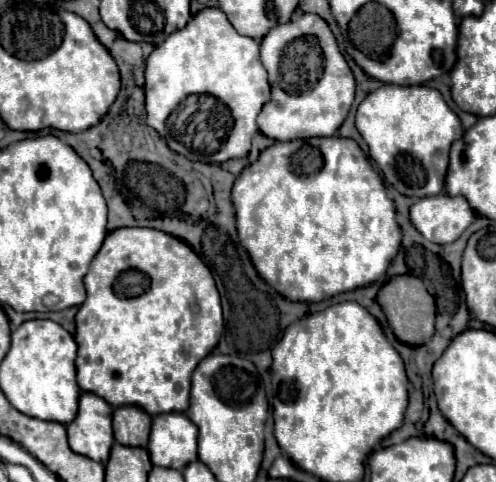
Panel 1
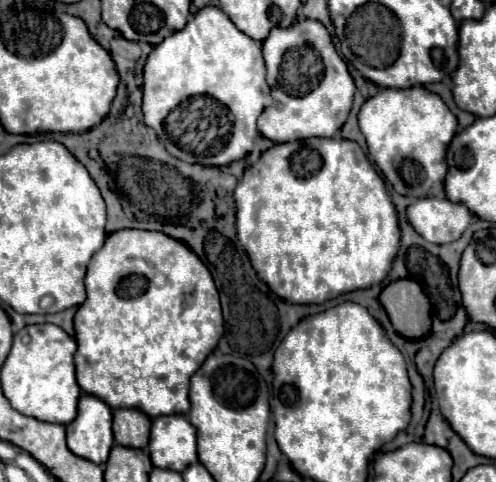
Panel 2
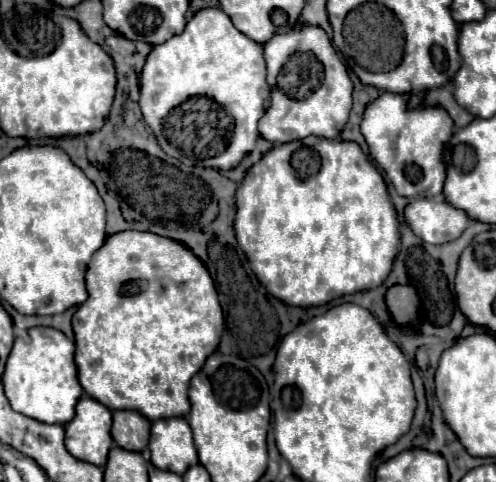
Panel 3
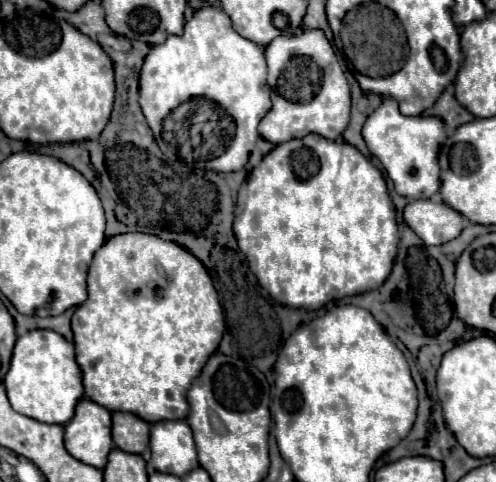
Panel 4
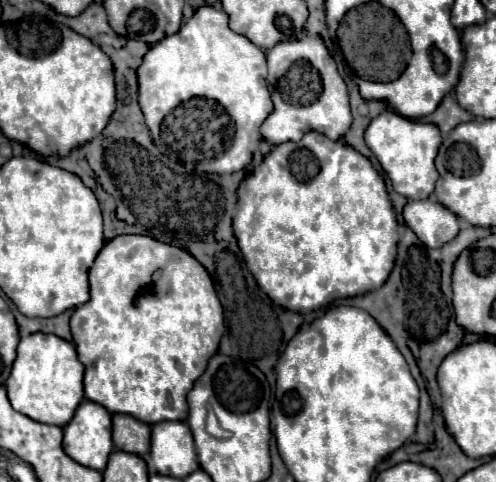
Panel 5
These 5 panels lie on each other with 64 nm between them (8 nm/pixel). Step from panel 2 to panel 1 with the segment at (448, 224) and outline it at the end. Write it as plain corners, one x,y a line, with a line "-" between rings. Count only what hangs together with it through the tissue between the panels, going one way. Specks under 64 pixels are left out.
430,196
420,198
410,206
410,220
414,228
430,242
448,244
460,238
460,234
476,218
474,210
462,196

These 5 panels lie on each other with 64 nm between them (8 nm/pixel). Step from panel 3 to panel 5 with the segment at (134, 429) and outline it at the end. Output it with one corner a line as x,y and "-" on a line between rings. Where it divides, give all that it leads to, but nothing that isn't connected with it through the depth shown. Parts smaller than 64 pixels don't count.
112,414
112,440
116,450
142,456
150,450
150,426
134,416

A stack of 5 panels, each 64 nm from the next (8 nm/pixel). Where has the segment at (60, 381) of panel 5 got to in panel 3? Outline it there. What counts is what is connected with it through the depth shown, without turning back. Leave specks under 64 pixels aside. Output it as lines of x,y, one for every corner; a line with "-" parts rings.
30,328
24,338
16,338
6,362
2,384
10,406
16,412
46,424
68,424
74,416
76,402
82,396
74,364
74,342
54,328

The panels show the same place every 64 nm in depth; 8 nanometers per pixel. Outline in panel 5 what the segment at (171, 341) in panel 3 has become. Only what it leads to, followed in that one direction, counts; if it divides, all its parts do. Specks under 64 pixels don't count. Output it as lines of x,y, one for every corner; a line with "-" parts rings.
116,236
114,240
106,242
104,248
100,250
98,258
94,260
92,274
90,274
90,300
82,306
78,306
70,318
70,330
72,330
72,340
78,350
78,360
84,364
84,392
86,398
108,408
108,412
116,414
130,414
138,418
144,424
156,424
160,420
186,420
188,418
188,404
186,404
186,394
190,392
194,380
198,380
208,364
208,360
216,354
220,338
224,334
224,314
220,300
216,296
212,278
208,276
206,268
186,250
158,242
148,236

